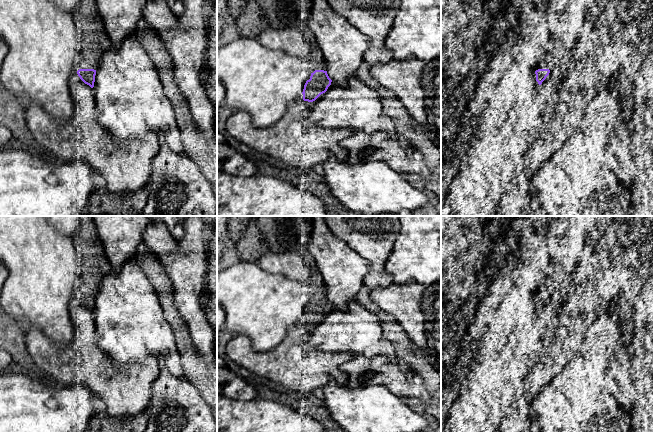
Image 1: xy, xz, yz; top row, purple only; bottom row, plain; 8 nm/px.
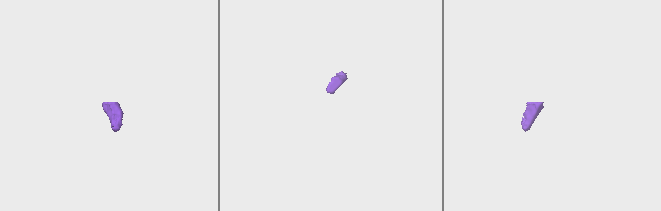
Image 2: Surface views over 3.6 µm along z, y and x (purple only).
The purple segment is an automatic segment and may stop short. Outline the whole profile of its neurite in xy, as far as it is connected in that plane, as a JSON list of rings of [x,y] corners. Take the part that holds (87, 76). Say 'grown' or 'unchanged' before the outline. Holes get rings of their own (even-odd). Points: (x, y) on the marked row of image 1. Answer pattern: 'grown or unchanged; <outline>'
grown; [[[77,0],[75,25],[81,31],[76,72],[80,79],[94,87],[101,56],[112,47],[95,0]]]

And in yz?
grown; [[[542,0],[540,3],[540,20],[539,23],[544,25],[548,32],[546,41],[545,56],[542,64],[535,71],[536,81],[539,85],[549,75],[550,70],[557,66],[565,47],[569,46],[581,26],[583,17],[587,10],[587,0]]]

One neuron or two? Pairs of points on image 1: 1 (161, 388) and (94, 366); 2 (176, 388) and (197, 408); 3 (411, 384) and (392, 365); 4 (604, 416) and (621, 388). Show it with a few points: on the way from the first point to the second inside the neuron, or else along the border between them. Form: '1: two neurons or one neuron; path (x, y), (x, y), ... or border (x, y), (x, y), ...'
1: two neurons; border (161, 363), (159, 375), (151, 388), (147, 407)
2: one neuron; path (181, 393), (192, 404)
3: one neuron; path (406, 379), (397, 370)
4: two neurons; border (604, 391), (629, 411)

